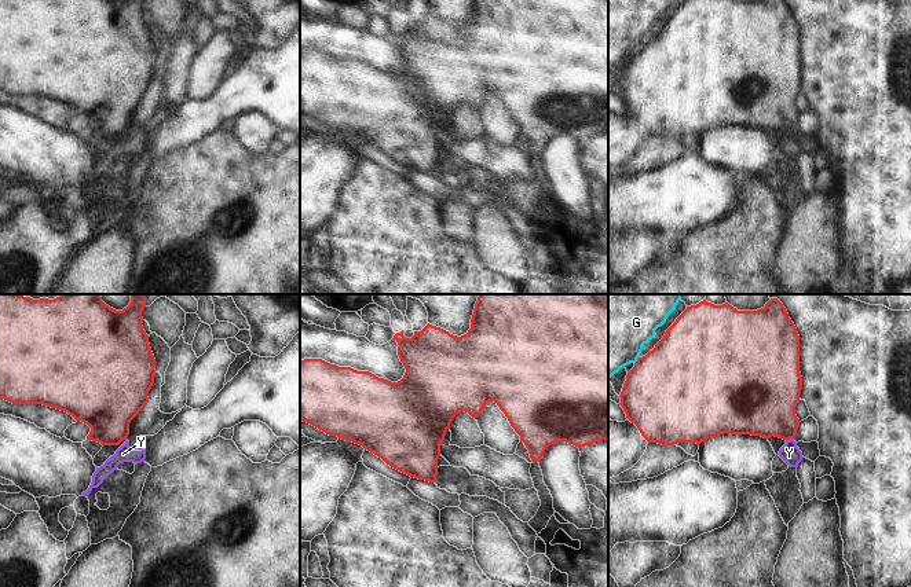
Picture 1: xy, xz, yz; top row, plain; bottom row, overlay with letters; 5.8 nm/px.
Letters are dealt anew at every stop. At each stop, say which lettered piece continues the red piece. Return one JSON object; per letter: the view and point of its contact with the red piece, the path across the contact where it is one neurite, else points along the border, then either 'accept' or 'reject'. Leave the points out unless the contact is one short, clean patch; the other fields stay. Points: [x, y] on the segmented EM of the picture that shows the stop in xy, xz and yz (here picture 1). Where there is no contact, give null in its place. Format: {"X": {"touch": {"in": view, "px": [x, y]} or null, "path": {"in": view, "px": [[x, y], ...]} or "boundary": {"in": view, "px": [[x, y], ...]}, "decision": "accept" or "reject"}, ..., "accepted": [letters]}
{"G": {"touch": {"in": "yz", "px": [637, 360]}, "decision": "reject"}, "Y": {"touch": {"in": "yz", "px": [789, 439]}, "boundary": {"in": "yz", "px": [[791, 437], [786, 440]]}, "decision": "reject"}, "accepted": []}

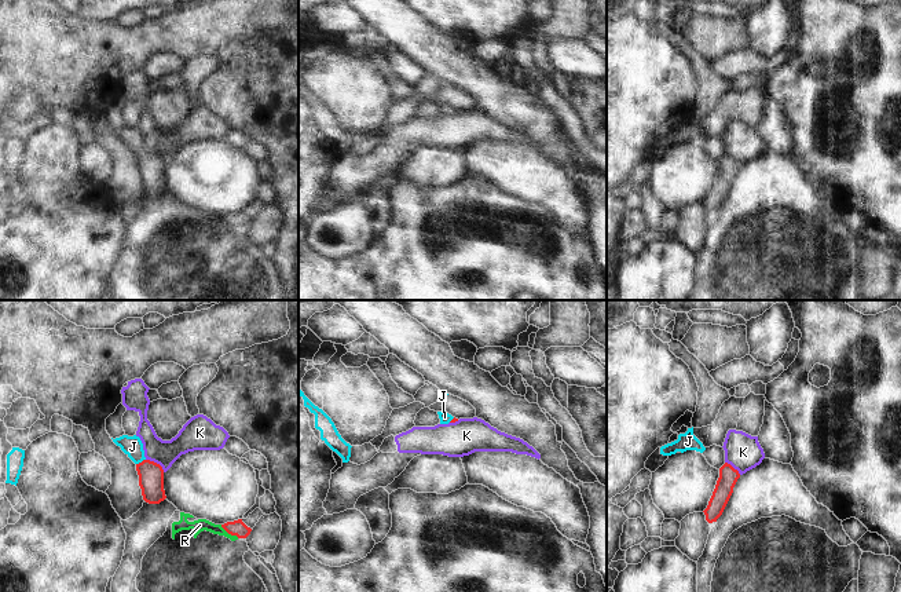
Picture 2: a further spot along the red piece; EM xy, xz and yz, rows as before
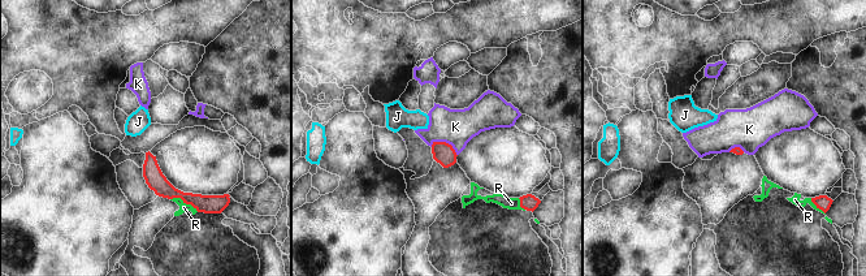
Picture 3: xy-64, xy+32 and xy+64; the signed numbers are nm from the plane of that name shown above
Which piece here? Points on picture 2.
{"J": {"touch": {"in": "xy", "px": [142, 461]}, "path": {"in": "xy", "px": [[150, 474], [142, 461], [132, 446]]}, "decision": "accept"}, "K": {"touch": {"in": "xy", "px": [156, 463]}, "decision": "reject"}, "R": {"touch": {"in": "xy", "px": [230, 533]}, "decision": "reject"}, "accepted": ["J"]}

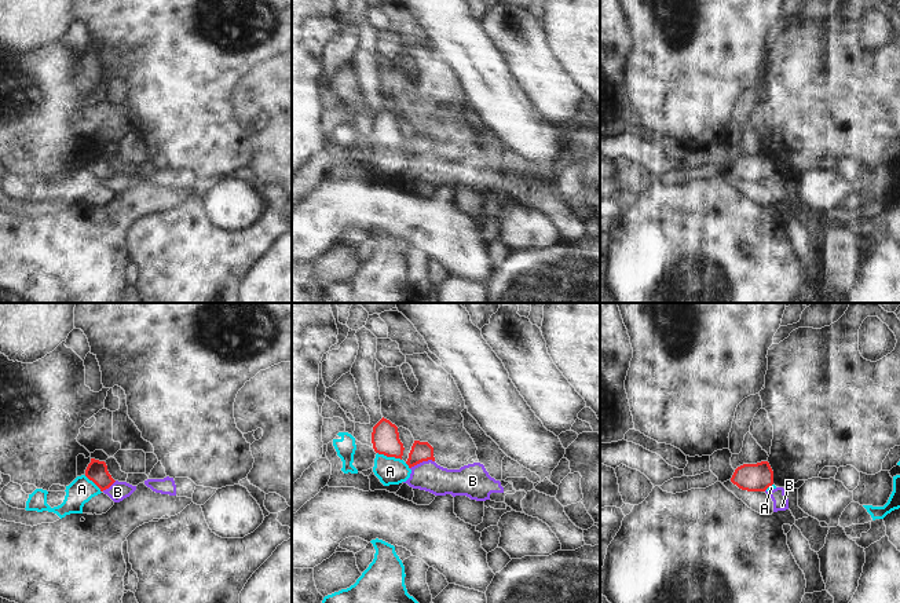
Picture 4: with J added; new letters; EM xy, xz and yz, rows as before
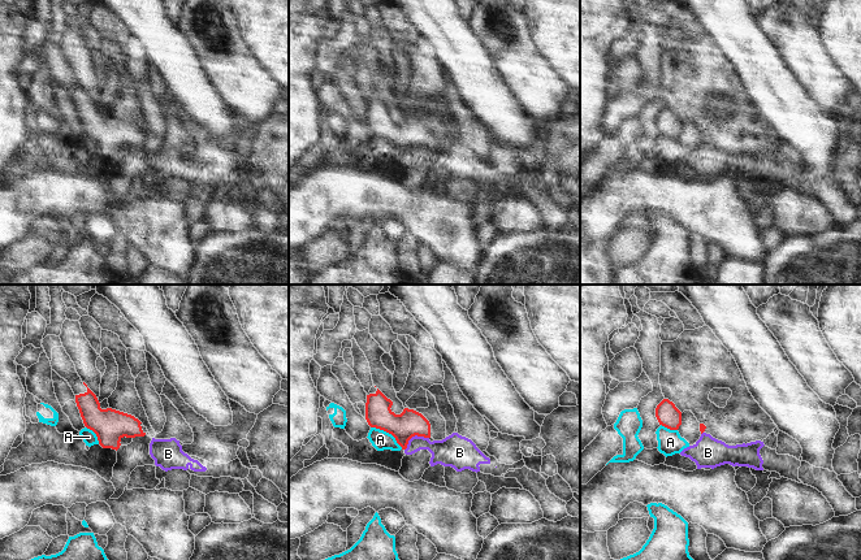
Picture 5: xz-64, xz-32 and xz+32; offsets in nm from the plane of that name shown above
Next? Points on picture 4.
{"A": {"touch": {"in": "xz", "px": [390, 456]}, "decision": "reject"}, "B": {"touch": {"in": "xz", "px": [421, 461]}, "boundary": {"in": "xz", "px": [[434, 460], [423, 460], [410, 468]]}, "decision": "reject"}, "accepted": []}

